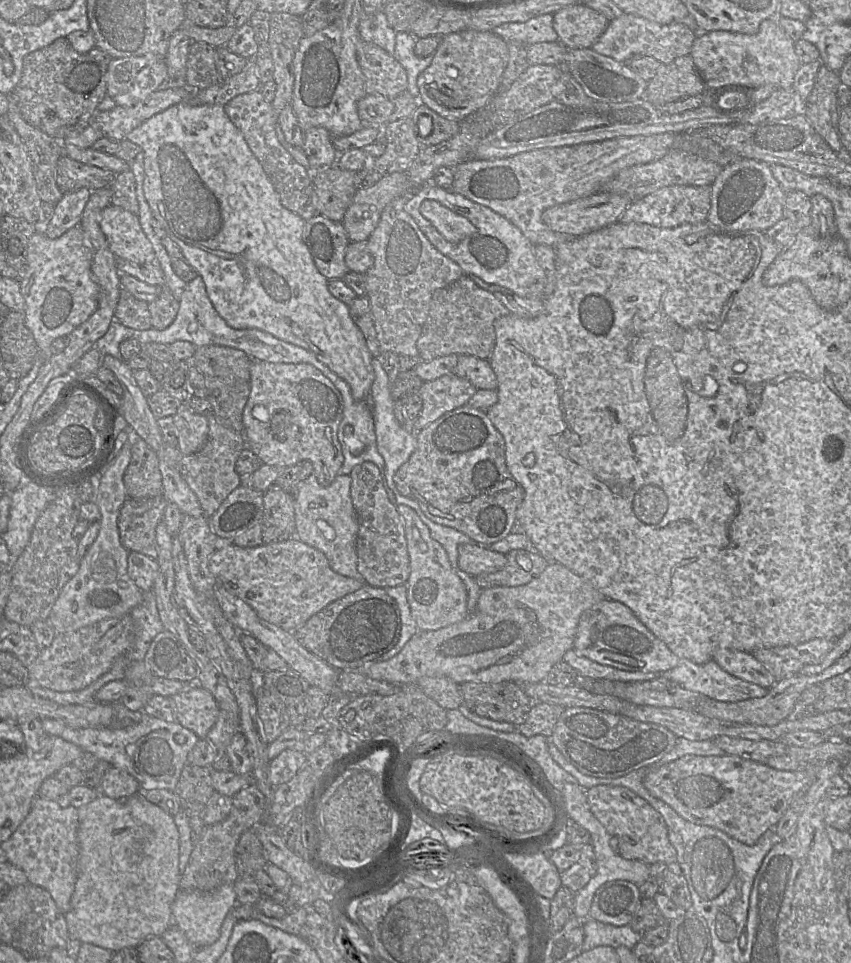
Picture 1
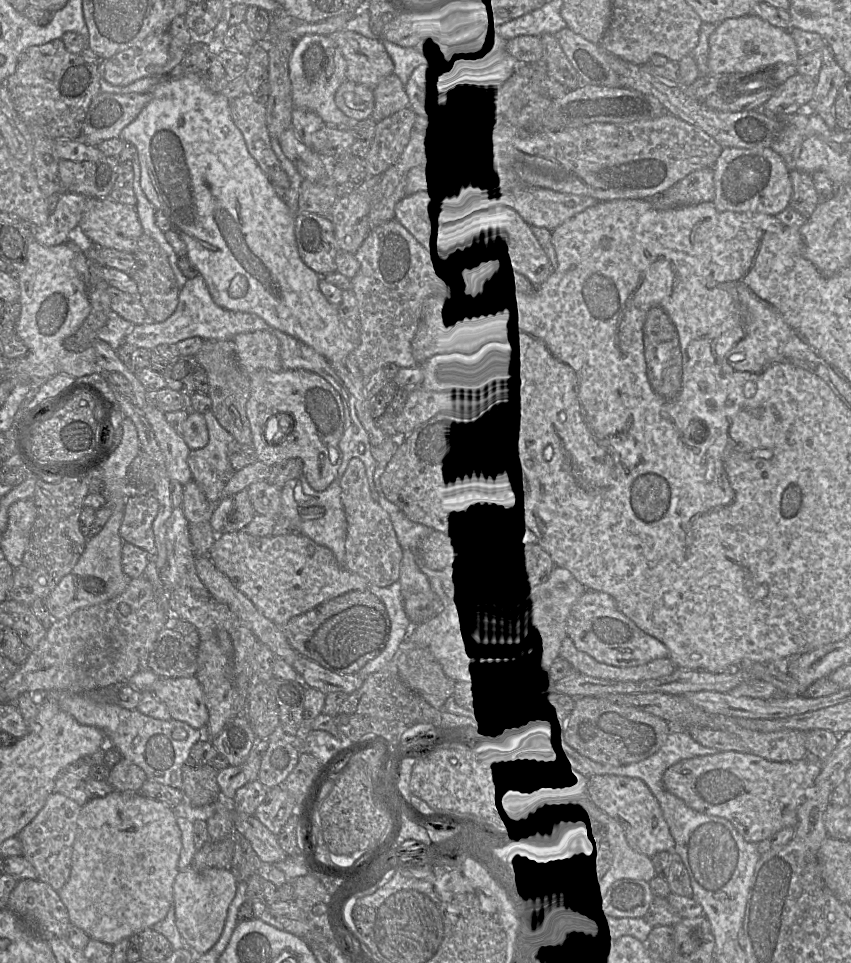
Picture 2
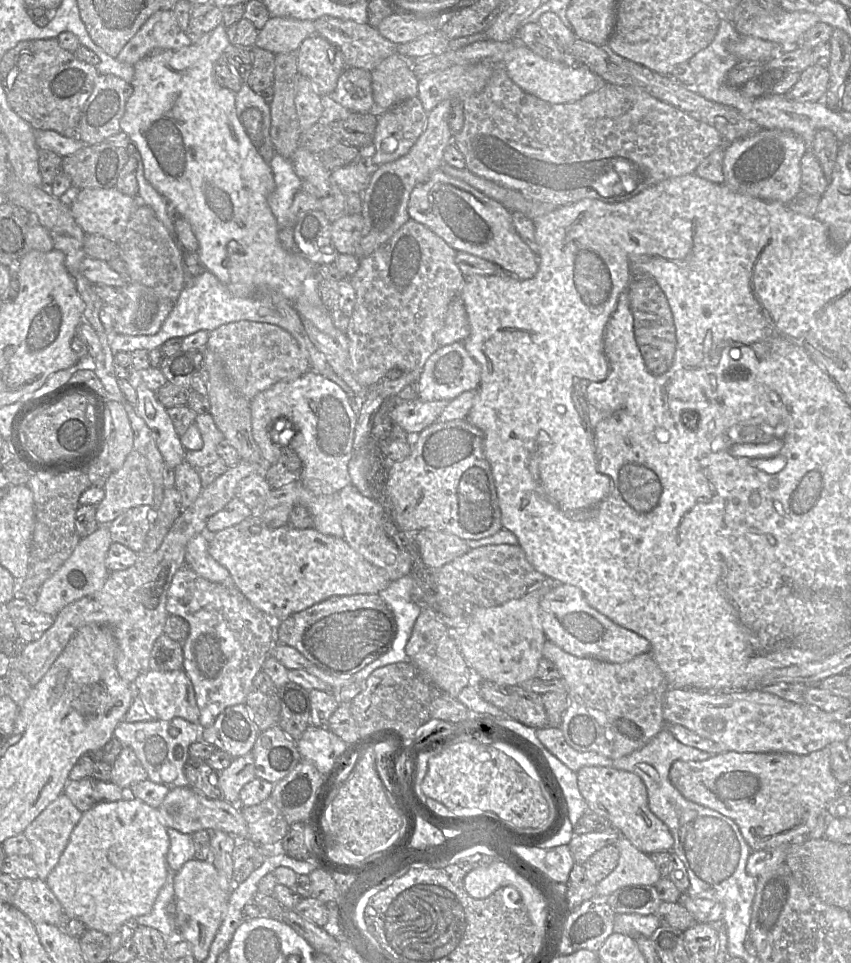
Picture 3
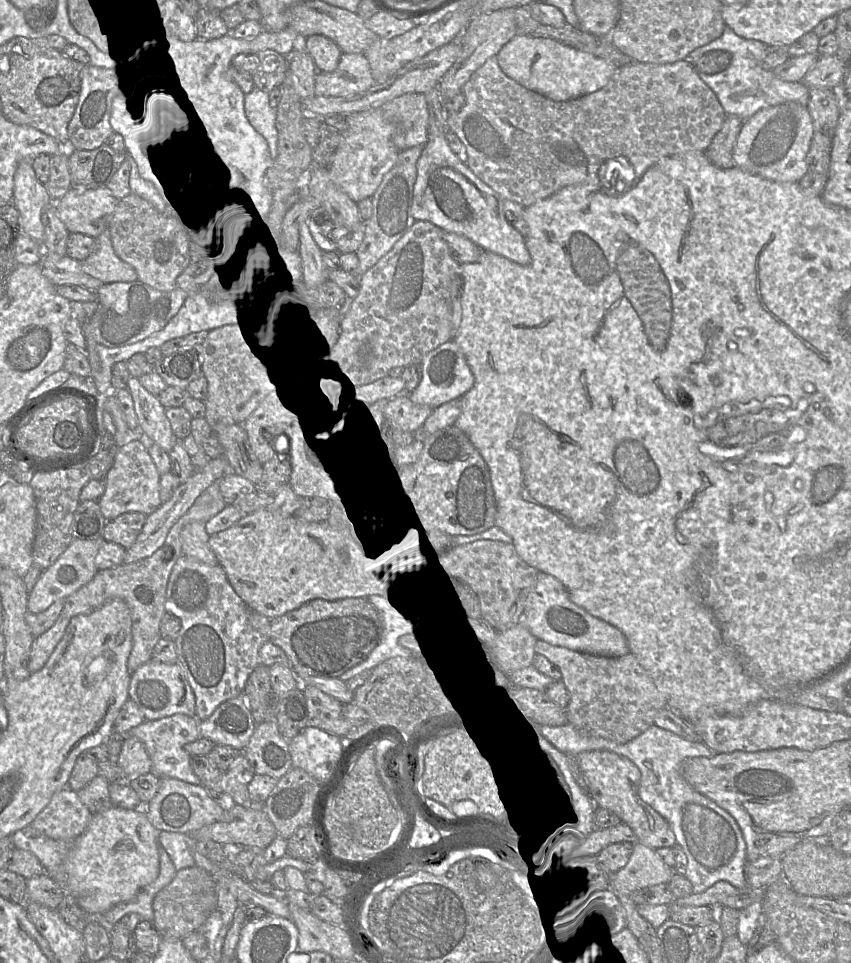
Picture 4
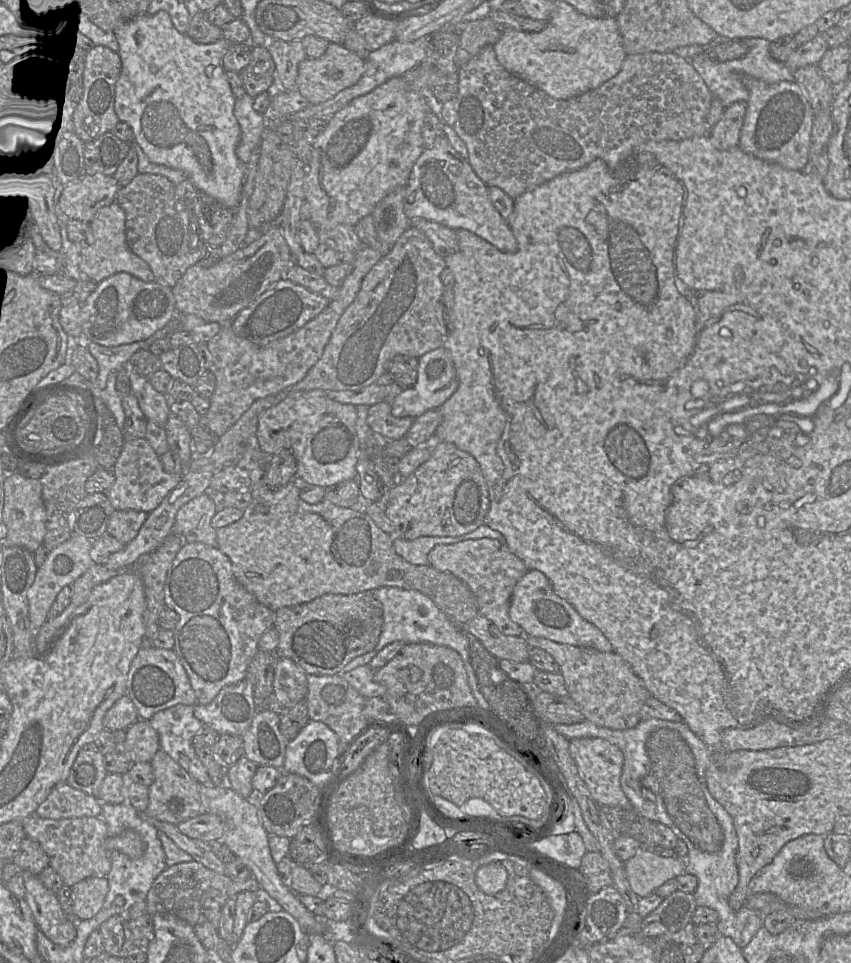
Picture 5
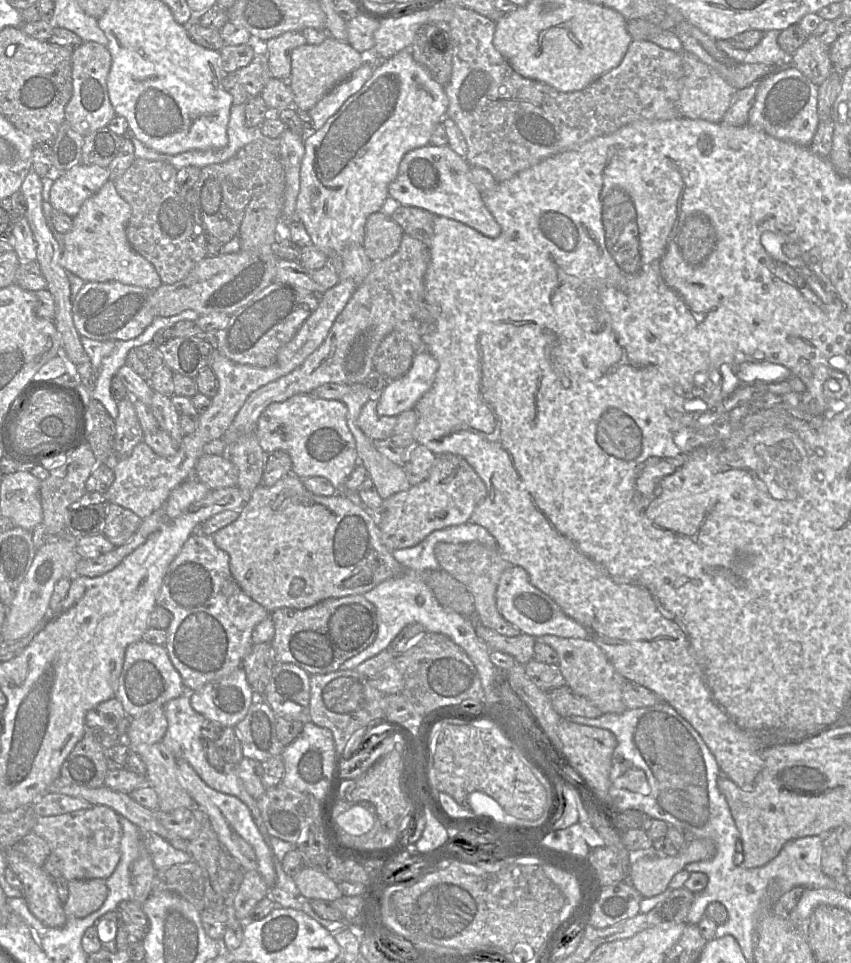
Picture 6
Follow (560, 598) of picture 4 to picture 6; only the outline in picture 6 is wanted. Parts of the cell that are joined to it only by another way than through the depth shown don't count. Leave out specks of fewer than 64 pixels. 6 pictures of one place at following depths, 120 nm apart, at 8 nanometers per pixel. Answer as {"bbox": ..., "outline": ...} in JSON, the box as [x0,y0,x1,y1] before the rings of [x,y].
{"bbox":[495,565,589,638],"outline":[[[511,565],[502,573],[495,597],[499,613],[522,633],[533,637],[551,634],[567,638],[589,638],[581,624],[567,616],[551,597],[531,584],[528,573],[521,566]]]}

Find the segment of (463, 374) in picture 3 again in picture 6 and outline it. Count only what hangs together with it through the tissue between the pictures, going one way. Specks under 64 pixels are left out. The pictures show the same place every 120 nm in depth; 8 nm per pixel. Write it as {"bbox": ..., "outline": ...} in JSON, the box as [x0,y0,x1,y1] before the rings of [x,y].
{"bbox":[377,350,439,416],"outline":[[[427,350],[415,353],[409,371],[402,377],[391,379],[381,390],[377,400],[377,413],[379,415],[397,416],[403,411],[414,409],[418,400],[432,387],[439,363]]]}

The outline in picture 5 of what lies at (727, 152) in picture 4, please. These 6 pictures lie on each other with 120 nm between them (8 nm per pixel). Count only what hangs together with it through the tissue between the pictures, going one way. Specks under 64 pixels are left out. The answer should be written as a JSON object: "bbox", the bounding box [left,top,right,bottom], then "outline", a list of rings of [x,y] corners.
{"bbox":[709,101,747,150],"outline":[[[737,101],[724,110],[722,117],[709,132],[709,139],[719,150],[730,150],[739,144],[747,103]]]}

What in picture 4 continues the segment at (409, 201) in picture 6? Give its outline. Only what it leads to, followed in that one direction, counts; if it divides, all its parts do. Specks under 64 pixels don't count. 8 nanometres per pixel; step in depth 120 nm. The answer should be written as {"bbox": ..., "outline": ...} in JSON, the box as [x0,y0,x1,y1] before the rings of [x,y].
{"bbox":[409,86,531,264],"outline":[[[438,86],[424,94],[428,110],[428,140],[416,163],[416,178],[409,213],[414,221],[423,221],[443,233],[464,236],[482,251],[501,255],[517,264],[531,262],[521,233],[505,217],[503,199],[452,152],[447,142],[447,122]]]}

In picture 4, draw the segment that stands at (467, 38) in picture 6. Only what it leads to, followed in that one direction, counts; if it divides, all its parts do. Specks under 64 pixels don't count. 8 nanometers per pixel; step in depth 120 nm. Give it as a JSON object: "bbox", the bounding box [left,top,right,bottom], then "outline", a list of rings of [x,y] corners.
{"bbox":[446,56,726,207],"outline":[[[493,56],[472,74],[464,85],[462,92],[466,98],[465,105],[457,114],[446,118],[447,132],[451,130],[464,144],[468,155],[467,165],[481,181],[494,190],[503,200],[507,199],[524,207],[551,197],[560,189],[571,185],[589,185],[609,196],[622,195],[636,185],[643,174],[660,159],[689,151],[705,152],[714,136],[721,129],[726,117],[715,93],[701,80],[696,69],[685,59],[667,64],[630,62],[618,67],[607,85],[602,89],[568,101],[553,101],[526,89],[509,78],[501,70],[497,56]]]}

